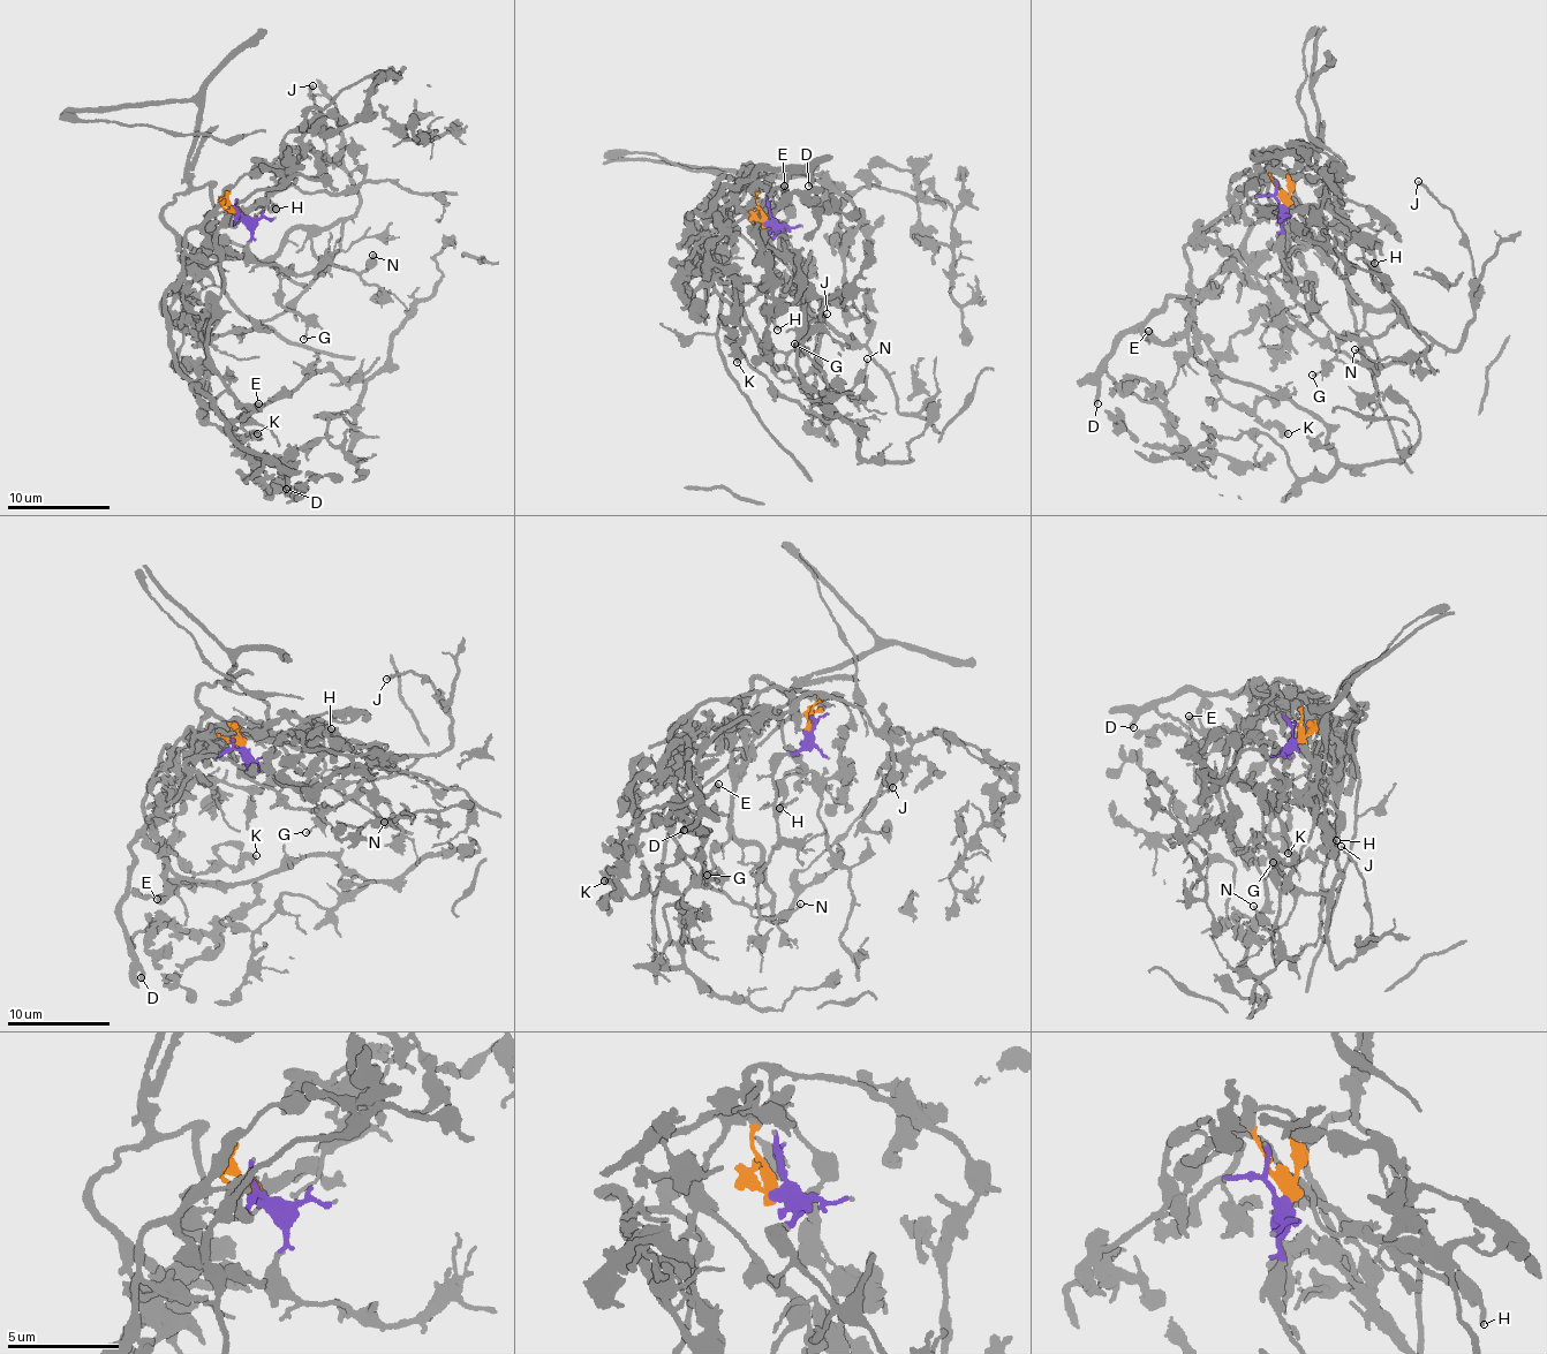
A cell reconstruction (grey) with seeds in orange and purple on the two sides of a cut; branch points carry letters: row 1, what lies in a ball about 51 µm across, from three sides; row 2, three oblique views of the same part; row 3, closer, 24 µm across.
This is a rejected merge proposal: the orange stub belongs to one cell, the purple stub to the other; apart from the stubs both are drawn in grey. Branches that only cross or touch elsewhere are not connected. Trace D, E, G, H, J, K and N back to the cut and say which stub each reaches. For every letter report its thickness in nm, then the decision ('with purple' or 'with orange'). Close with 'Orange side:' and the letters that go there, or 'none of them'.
D: calibre 300 nm; with orange
E: calibre 440 nm; with orange
G: calibre 140 nm; with purple
H: calibre 240 nm; with orange
J: calibre 180 nm; with purple
K: calibre 500 nm; with orange
N: calibre 170 nm; with purple
Orange side: D, E, H, K

